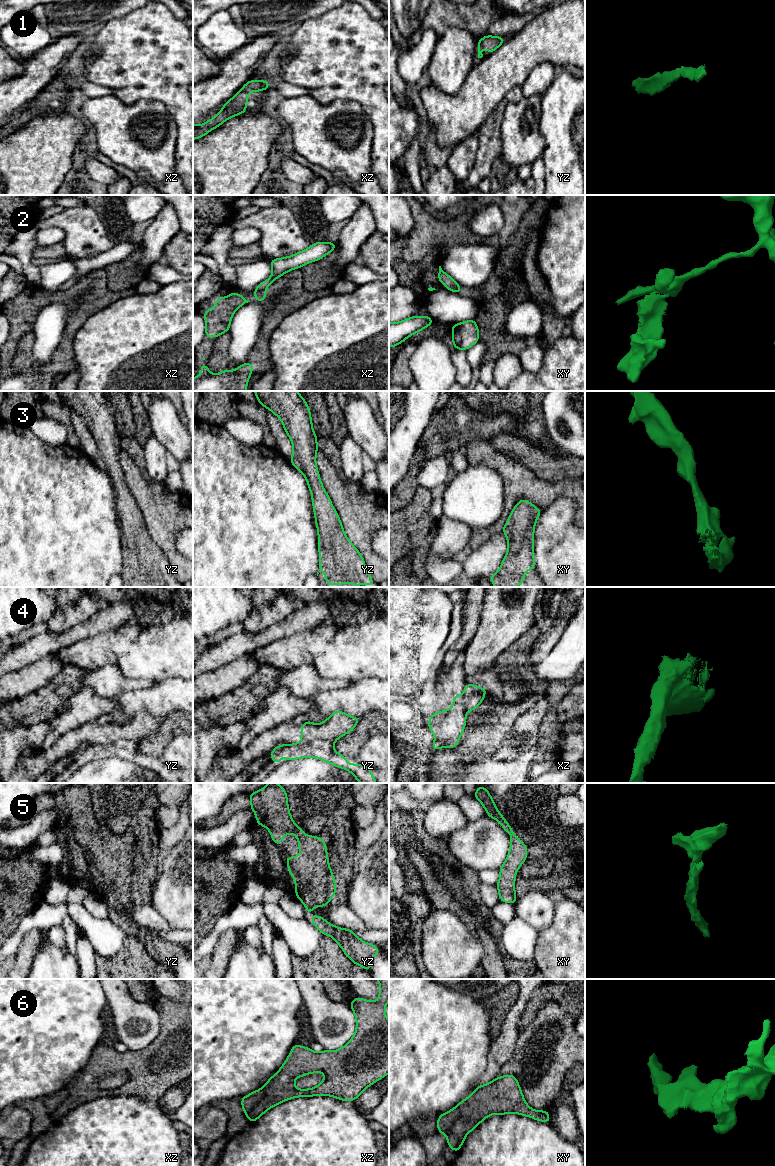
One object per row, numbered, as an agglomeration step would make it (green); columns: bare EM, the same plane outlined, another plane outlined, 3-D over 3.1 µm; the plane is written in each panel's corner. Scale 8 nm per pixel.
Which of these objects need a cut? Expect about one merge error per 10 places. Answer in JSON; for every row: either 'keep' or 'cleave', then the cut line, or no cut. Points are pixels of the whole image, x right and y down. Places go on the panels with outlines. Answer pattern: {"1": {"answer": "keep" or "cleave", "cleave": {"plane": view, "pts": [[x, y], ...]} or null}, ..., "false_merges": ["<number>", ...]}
{"1": {"answer": "keep", "cleave": null}, "2": {"answer": "cleave", "cleave": {"plane": "xz", "pts": [[263, 289], [255, 291]]}}, "3": {"answer": "keep", "cleave": null}, "4": {"answer": "keep", "cleave": null}, "5": {"answer": "keep", "cleave": null}, "6": {"answer": "keep", "cleave": null}, "false_merges": ["2"]}

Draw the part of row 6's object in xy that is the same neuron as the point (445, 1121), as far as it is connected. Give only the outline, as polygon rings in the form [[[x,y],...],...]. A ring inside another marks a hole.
[[[508,1074],[488,1084],[479,1085],[466,1099],[450,1111],[440,1114],[438,1132],[447,1136],[448,1146],[458,1152],[466,1138],[489,1115],[516,1113],[538,1121],[551,1123],[548,1110],[530,1108],[523,1097],[518,1080]]]

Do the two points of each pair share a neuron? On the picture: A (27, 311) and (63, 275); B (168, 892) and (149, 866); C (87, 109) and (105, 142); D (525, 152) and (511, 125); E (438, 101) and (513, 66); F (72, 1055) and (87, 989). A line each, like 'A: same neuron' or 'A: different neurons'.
A: different neurons
B: different neurons
C: same neuron
D: same neuron
E: same neuron
F: same neuron

